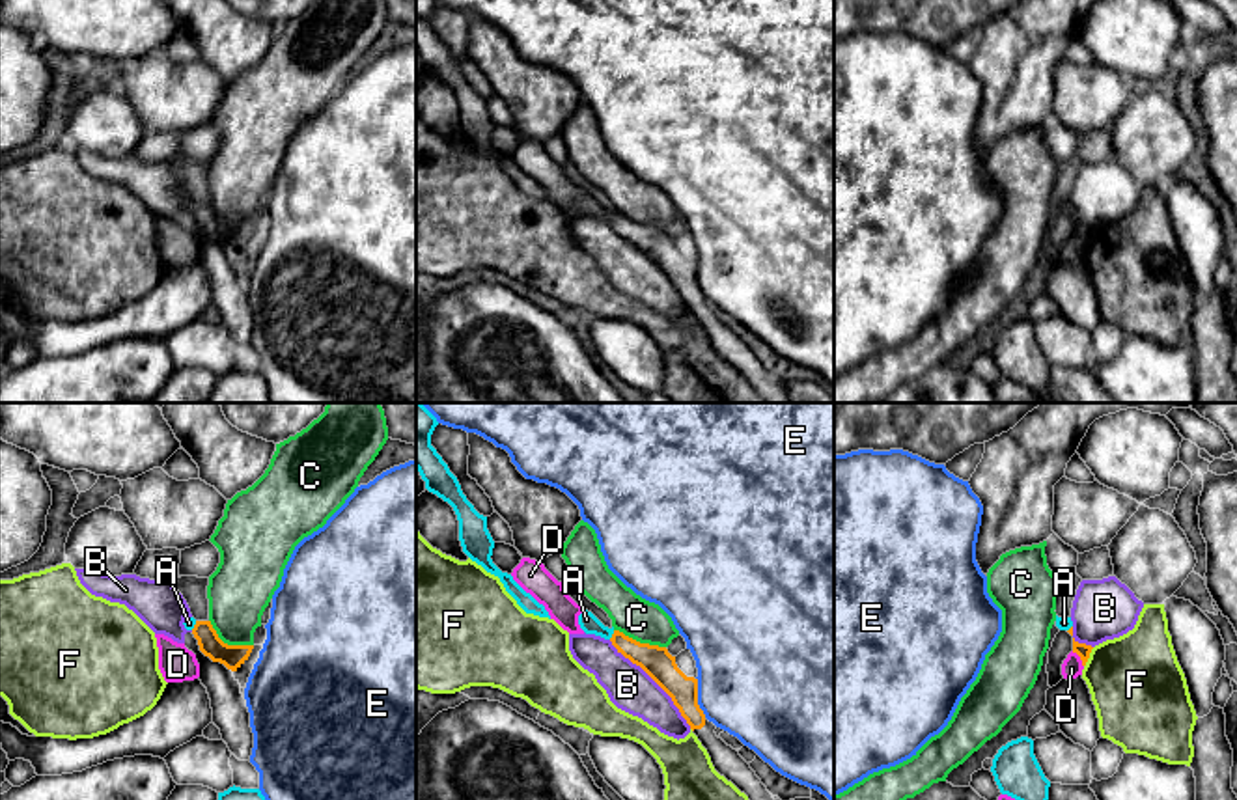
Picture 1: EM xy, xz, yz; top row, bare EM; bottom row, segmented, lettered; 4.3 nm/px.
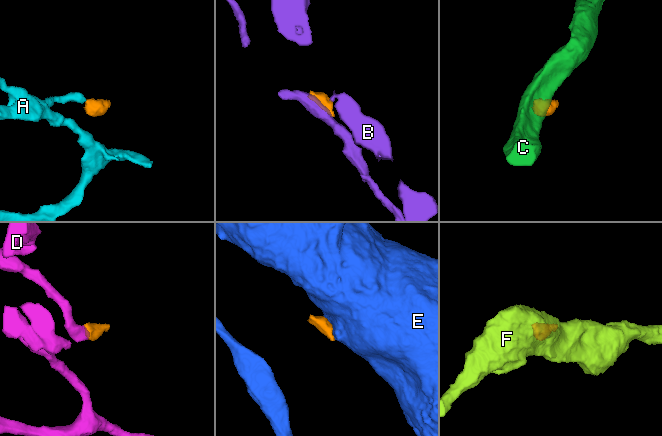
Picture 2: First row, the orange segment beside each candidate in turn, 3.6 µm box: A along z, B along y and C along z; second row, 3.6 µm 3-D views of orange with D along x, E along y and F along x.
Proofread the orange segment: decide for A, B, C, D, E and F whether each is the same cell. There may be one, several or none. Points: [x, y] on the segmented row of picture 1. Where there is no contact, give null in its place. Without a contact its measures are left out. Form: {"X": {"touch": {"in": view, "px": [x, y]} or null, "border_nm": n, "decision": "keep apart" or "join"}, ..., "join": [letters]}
{"A": {"touch": {"in": "xz", "px": [612, 634]}, "border_nm": 50, "decision": "keep apart"}, "B": {"touch": {"in": "xz", "px": [655, 681]}, "border_nm": 500, "decision": "keep apart"}, "C": {"touch": {"in": "xy", "px": [226, 644]}, "border_nm": 220, "decision": "keep apart"}, "D": {"touch": {"in": "yz", "px": [1081, 659]}, "border_nm": 90, "decision": "keep apart"}, "E": {"touch": {"in": "xz", "px": [696, 698]}, "border_nm": 180, "decision": "keep apart"}, "F": {"touch": {"in": "yz", "px": [1088, 657]}, "border_nm": 100, "decision": "keep apart"}, "join": []}

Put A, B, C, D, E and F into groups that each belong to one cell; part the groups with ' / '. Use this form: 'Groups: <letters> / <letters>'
Groups: A / B / C / D / E / F

